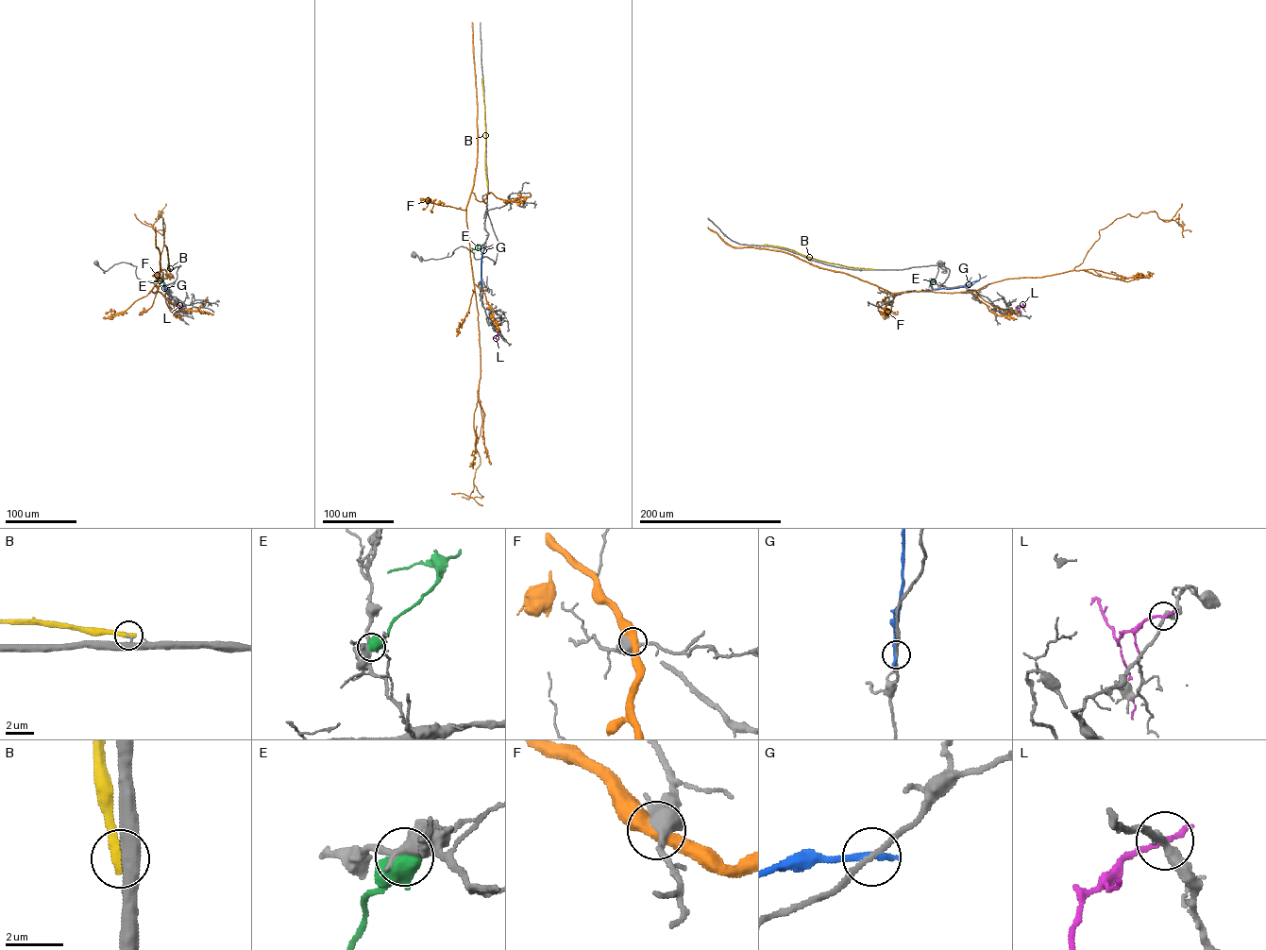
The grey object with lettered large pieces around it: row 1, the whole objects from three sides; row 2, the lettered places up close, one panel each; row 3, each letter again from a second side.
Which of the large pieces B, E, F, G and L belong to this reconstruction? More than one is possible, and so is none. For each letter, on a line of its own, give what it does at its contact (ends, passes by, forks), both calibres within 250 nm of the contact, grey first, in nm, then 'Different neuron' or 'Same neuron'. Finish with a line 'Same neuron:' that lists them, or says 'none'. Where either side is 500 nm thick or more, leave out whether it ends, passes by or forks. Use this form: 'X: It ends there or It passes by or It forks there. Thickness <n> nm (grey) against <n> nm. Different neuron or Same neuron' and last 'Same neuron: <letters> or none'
B: It ends there. Thickness 220 nm (grey) against 380 nm. Different neuron
E: Thickness 440 nm (grey) against 500 nm. Different neuron
F: It passes by. Thickness 420 nm (grey) against 480 nm. Different neuron
G: It ends there. Thickness 180 nm (grey) against 280 nm. Different neuron
L: It ends there. Thickness 320 nm (grey) against 240 nm. Different neuron
Same neuron: none

